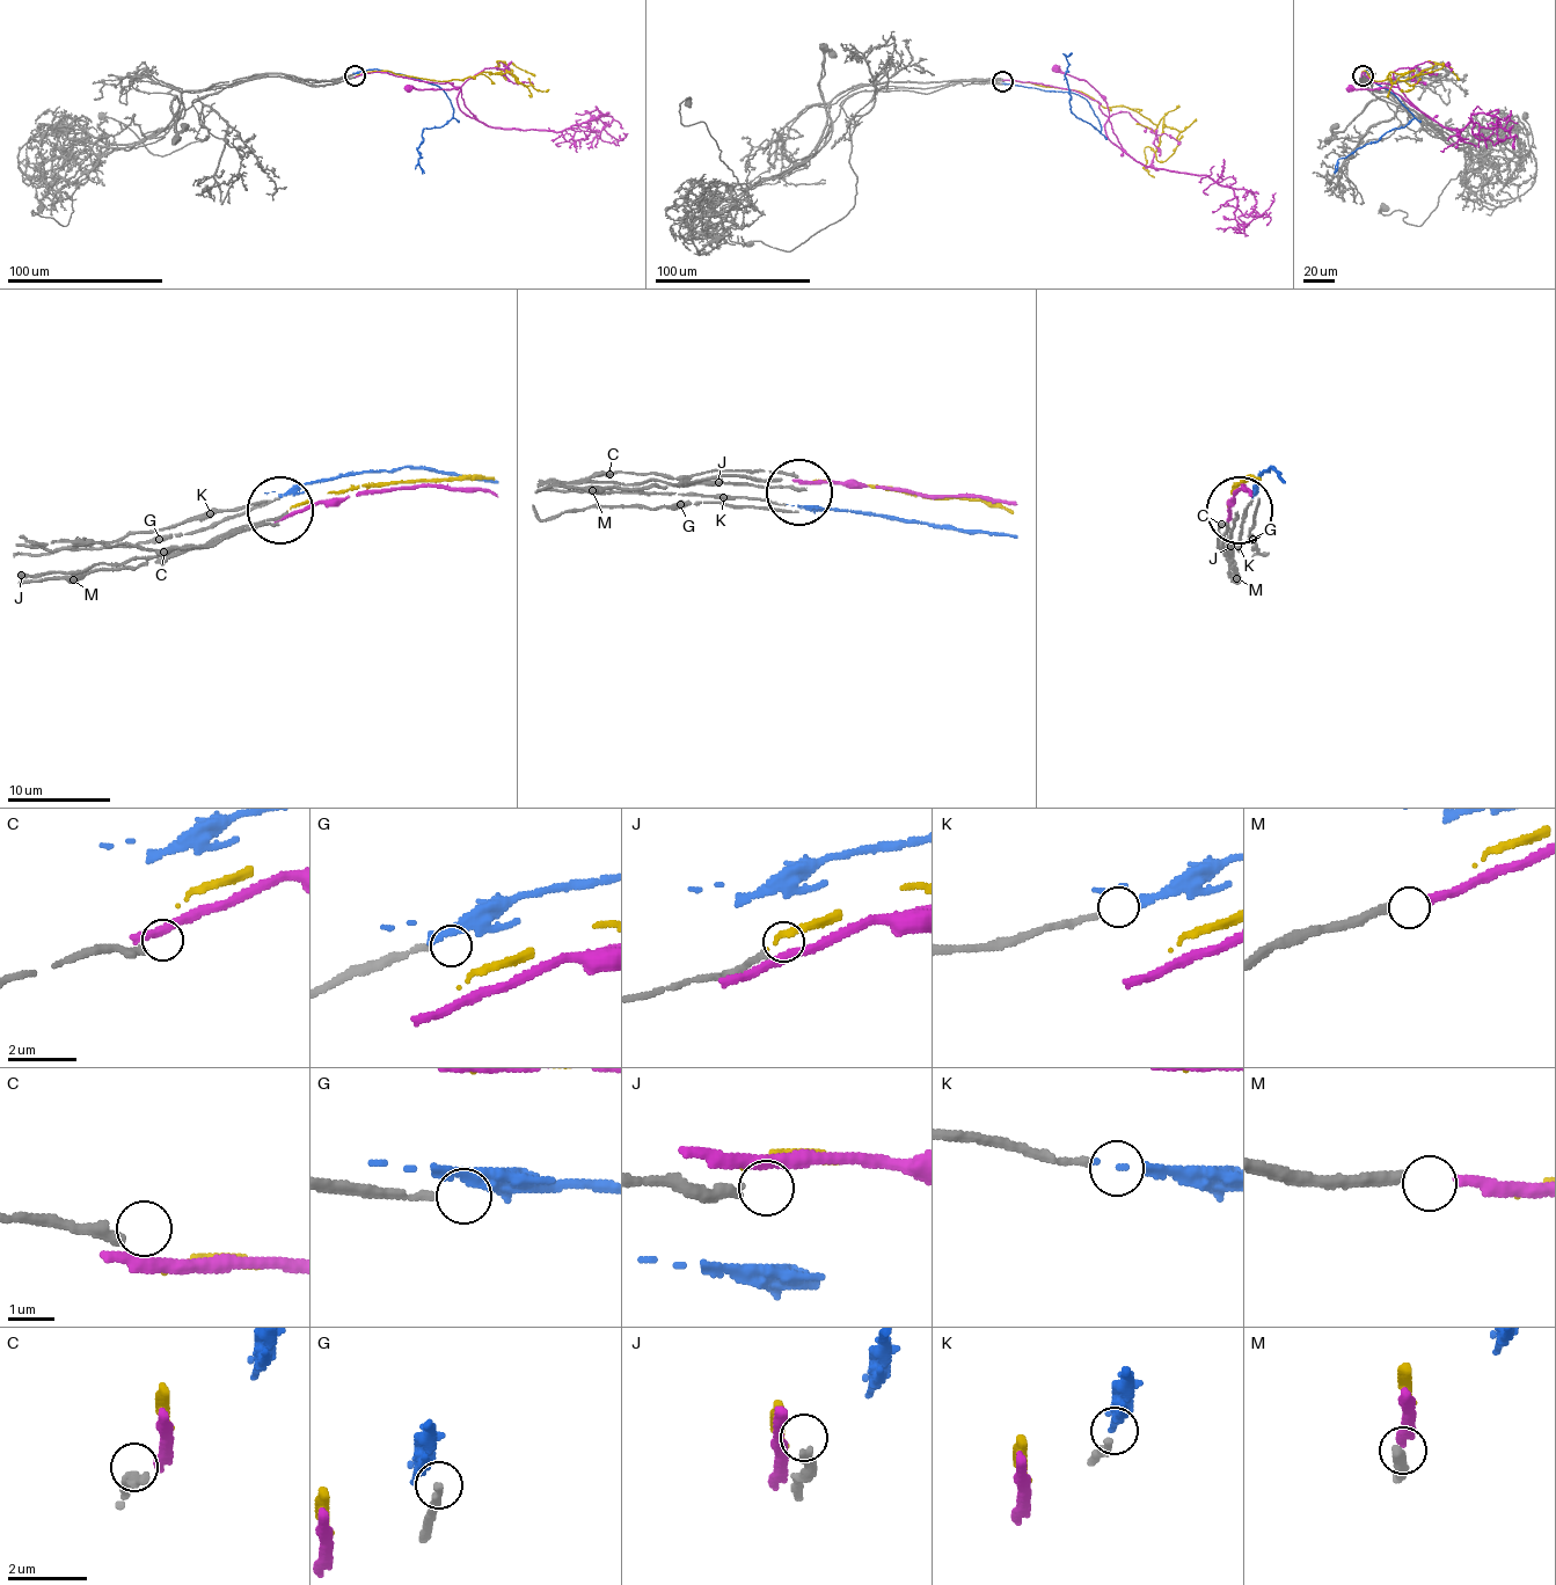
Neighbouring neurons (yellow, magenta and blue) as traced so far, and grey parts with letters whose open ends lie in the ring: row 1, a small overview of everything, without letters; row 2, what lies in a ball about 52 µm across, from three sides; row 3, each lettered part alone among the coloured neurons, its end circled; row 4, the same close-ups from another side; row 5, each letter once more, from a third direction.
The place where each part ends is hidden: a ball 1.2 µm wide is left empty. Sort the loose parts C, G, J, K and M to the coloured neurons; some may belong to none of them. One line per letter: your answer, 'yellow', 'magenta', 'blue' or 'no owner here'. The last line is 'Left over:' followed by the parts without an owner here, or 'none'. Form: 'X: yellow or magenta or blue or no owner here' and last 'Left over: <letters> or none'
C: no owner here
G: no owner here
J: no owner here
K: blue
M: magenta
Left over: C, G, J

